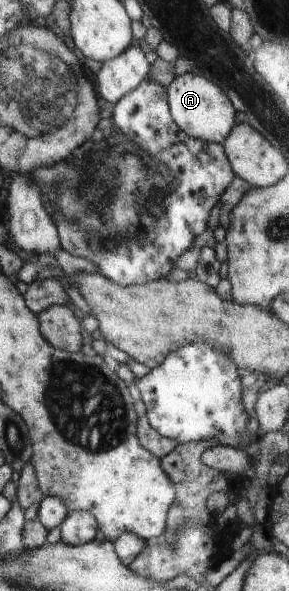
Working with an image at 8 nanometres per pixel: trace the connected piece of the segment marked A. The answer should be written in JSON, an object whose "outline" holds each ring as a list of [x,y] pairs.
{"outline":[[[184,73],[168,85],[170,111],[178,126],[195,139],[223,143],[235,127],[236,108],[229,96],[212,80],[197,73]]]}

